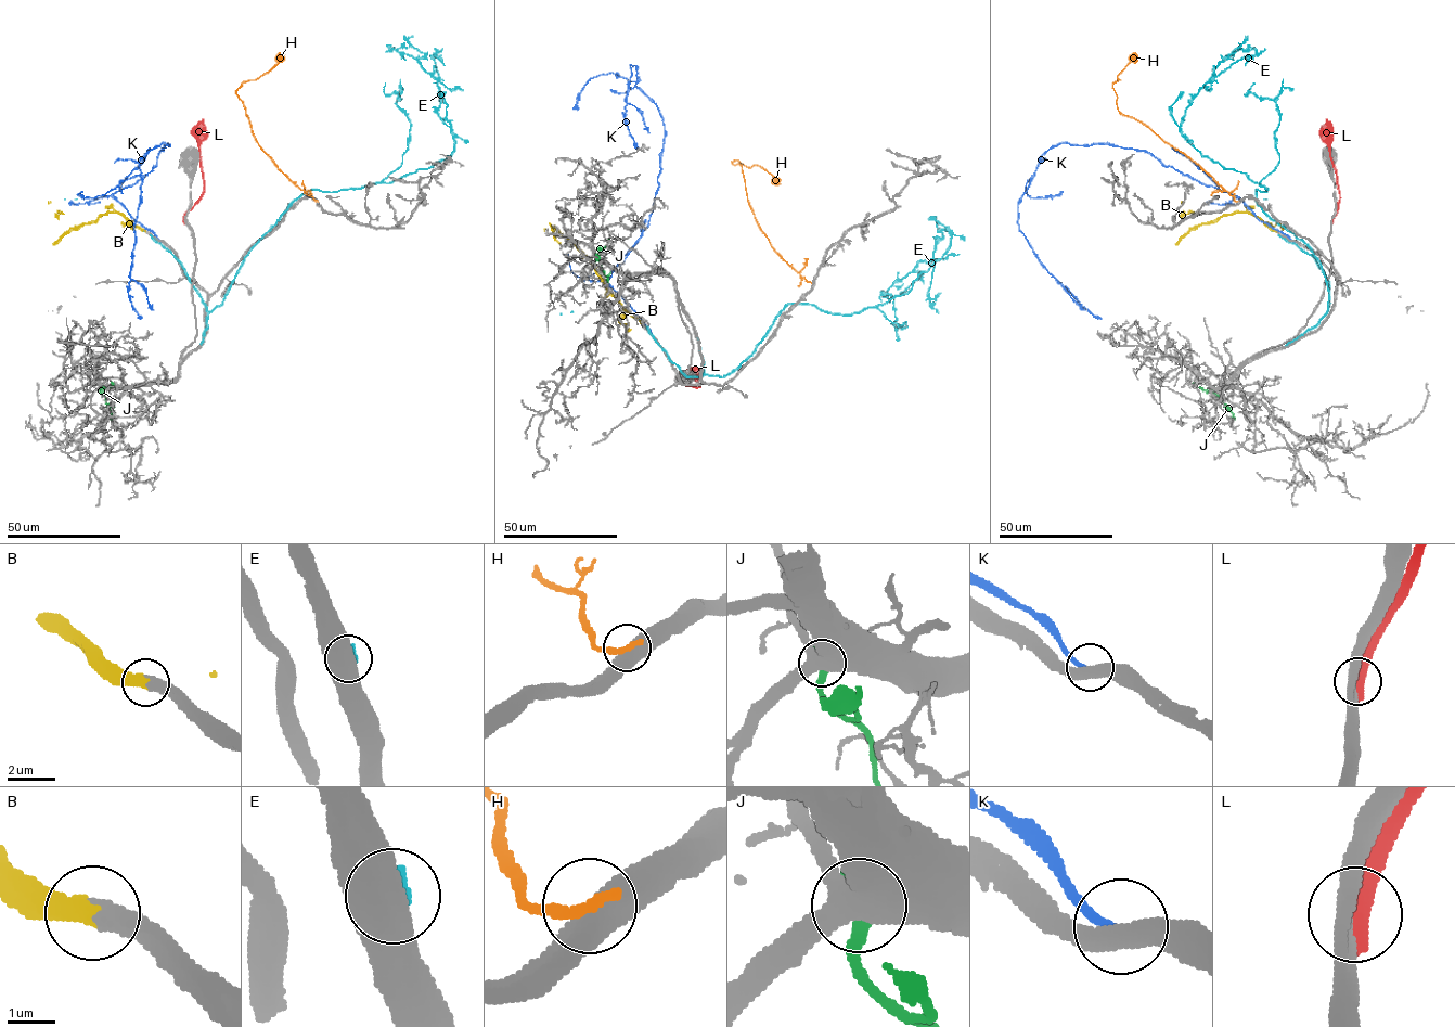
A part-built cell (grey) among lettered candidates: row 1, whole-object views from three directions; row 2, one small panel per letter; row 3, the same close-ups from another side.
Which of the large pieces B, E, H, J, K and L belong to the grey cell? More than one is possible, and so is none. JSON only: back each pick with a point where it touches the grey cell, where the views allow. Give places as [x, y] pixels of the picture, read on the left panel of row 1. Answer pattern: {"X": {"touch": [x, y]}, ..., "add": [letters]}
{"B": {"touch": [144, 231]}, "add": ["B"]}

